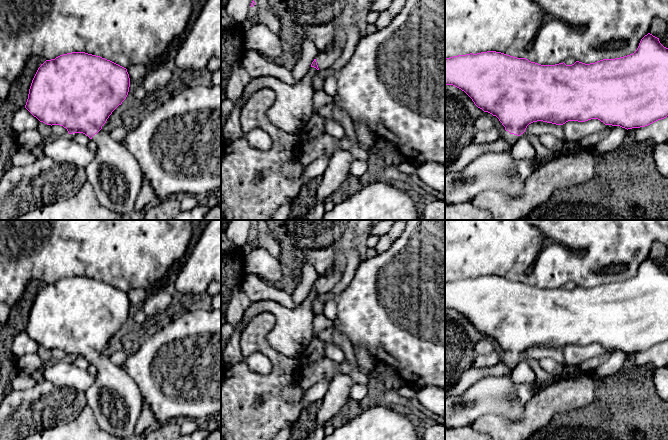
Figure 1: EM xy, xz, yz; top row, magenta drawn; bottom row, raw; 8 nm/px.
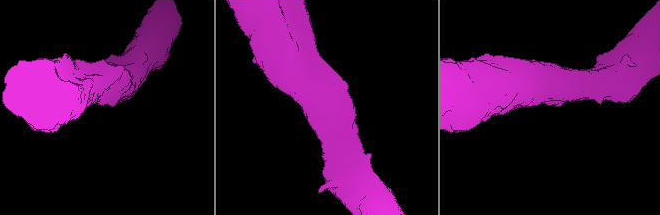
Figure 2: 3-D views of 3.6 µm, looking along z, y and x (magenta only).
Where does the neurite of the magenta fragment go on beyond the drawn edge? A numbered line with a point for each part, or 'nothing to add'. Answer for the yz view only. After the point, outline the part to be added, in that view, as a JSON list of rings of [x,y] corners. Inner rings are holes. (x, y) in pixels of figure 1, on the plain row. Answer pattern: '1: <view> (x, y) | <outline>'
1: yz (506, 360) | [[[504,355],[502,358],[501,358],[501,362],[508,366],[509,368],[515,368],[517,363],[519,362],[519,360],[517,359],[514,359],[514,358],[510,358],[508,355]]]

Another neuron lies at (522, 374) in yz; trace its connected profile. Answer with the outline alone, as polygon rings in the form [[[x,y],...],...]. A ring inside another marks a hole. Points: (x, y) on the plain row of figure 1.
[[[521,358],[511,373],[511,378],[517,384],[535,384],[536,374],[527,361]]]

